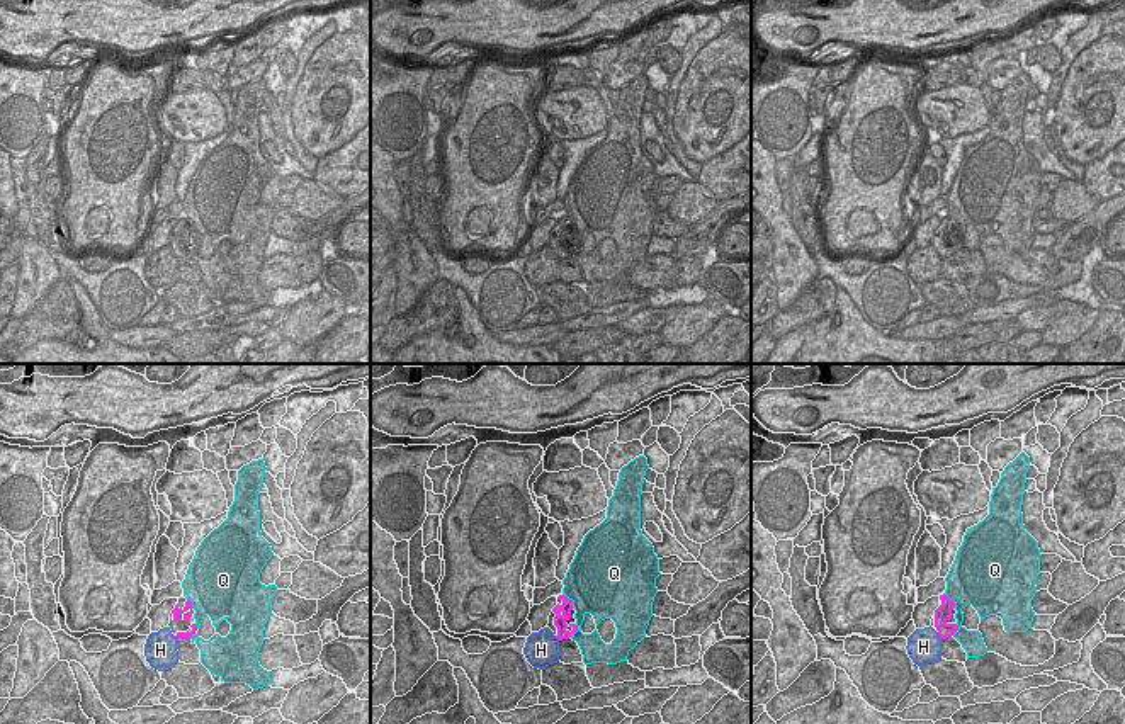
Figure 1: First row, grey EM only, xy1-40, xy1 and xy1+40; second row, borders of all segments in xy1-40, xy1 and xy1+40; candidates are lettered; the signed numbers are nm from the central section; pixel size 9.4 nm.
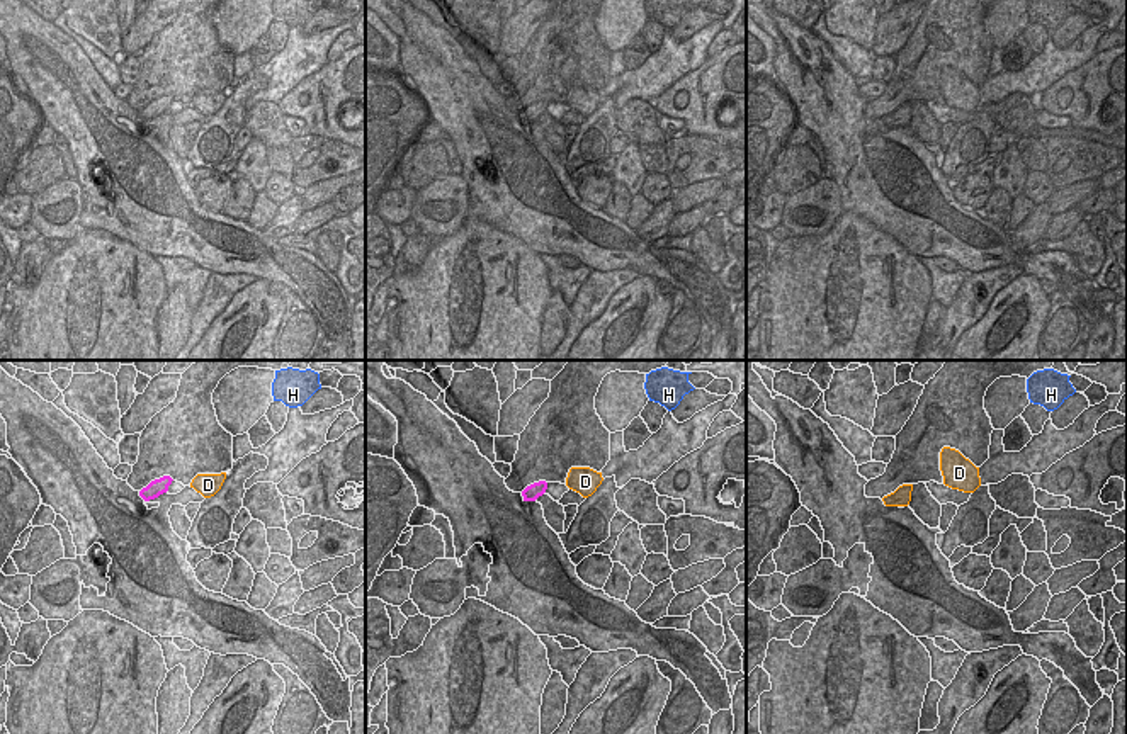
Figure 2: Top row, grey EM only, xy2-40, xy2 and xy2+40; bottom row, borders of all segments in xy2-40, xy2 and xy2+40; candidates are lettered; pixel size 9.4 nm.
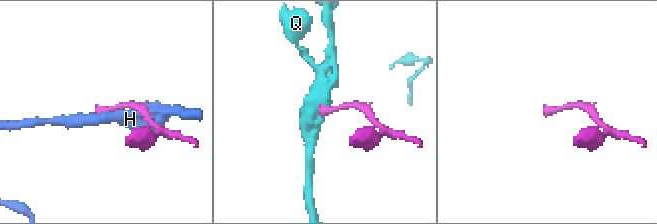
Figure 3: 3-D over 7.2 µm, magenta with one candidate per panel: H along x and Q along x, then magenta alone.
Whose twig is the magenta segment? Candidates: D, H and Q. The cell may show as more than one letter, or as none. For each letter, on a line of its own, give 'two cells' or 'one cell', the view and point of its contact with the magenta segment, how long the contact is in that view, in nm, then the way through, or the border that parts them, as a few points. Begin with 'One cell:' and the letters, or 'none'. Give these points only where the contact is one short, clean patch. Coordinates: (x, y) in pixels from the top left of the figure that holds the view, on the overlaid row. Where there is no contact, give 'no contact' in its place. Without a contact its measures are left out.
One cell: none
D: two cells | no contact
H: two cells | xy1+40 (938, 634) | 90 nm
Q: two cells | xy1 (570, 600) | 190 nm

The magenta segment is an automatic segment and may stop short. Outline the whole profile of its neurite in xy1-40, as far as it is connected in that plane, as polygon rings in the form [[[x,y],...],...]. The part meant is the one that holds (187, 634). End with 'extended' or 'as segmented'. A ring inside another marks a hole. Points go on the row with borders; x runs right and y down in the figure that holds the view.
[[[184,595],[178,598],[175,608],[170,614],[170,631],[177,639],[190,639],[199,629],[194,619],[194,607]]]; extended

